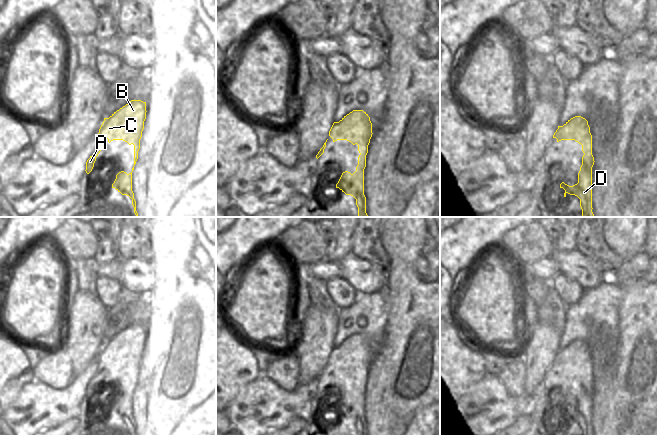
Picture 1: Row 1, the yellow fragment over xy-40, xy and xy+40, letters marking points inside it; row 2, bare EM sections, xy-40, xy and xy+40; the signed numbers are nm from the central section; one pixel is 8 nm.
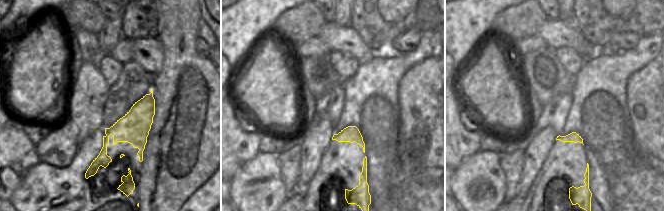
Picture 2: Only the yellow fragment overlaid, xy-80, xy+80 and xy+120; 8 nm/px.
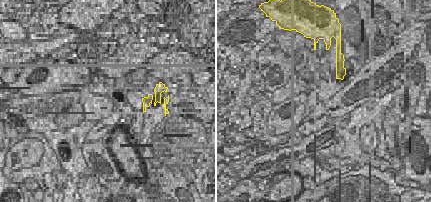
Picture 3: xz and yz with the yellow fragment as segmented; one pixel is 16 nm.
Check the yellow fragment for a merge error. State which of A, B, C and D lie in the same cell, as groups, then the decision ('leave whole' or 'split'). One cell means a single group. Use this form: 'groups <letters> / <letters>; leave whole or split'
groups A B C D; leave whole

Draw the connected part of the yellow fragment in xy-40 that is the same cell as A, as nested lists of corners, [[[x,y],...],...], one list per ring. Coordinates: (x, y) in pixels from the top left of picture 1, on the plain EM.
[[[131,324],[125,330],[114,336],[104,345],[98,357],[98,369],[96,375],[86,386],[86,397],[89,398],[96,385],[96,381],[102,373],[104,362],[110,367],[113,364],[123,364],[129,369],[134,369],[134,390],[138,383],[140,363],[146,343],[146,326]]]

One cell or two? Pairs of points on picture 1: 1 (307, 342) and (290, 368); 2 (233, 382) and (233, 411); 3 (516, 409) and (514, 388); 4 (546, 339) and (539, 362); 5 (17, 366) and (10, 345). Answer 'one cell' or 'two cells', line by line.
1: two cells
2: two cells
3: two cells
4: one cell
5: one cell

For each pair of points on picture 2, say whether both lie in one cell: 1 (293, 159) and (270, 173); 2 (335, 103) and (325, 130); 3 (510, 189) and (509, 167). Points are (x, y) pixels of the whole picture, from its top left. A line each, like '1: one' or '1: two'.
1: two
2: two
3: one

